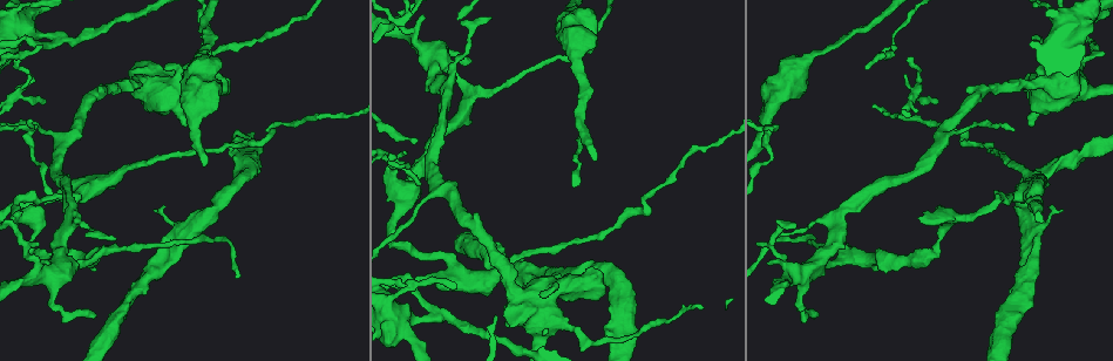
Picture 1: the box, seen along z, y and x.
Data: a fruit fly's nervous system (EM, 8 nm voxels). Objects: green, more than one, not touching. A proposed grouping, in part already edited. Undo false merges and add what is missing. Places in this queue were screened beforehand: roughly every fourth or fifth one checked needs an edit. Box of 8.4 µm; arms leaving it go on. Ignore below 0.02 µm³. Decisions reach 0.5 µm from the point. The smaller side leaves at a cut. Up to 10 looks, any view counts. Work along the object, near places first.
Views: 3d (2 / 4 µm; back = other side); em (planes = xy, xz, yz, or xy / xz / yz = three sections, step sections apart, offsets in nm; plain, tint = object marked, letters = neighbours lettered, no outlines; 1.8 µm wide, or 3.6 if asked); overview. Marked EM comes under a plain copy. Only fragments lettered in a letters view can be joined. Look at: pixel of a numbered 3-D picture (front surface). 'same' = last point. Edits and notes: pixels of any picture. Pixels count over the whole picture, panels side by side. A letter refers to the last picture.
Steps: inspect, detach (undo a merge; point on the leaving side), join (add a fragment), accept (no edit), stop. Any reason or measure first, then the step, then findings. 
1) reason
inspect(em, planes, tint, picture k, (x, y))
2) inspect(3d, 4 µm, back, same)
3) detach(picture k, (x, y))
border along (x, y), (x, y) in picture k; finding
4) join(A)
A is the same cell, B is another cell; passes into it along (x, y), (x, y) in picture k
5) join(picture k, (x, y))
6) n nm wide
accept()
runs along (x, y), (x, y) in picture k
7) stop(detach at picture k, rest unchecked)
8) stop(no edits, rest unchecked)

calibre changes
inspect(em, xy, step 16, letters, picture 1, (932, 253))

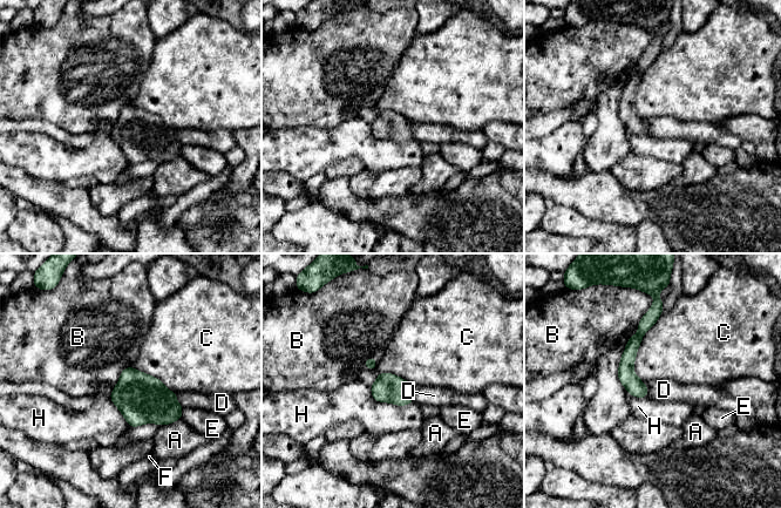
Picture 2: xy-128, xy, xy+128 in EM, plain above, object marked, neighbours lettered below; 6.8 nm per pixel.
accept()
A, B, C, D, E, F and H are other cells; runs along (654, 317), (627, 358), (638, 394) in picture 2; continuous, no second neuron

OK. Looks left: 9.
branch point
inspect(em, xy, step 8, tint, picture 1, (1021, 197))

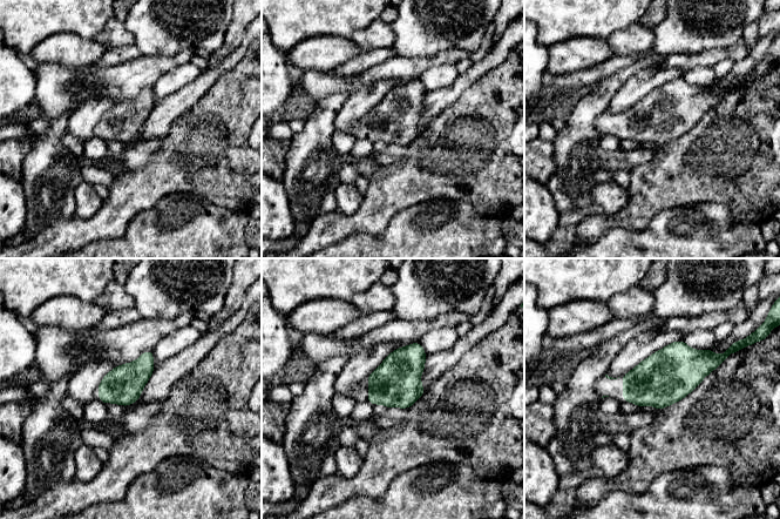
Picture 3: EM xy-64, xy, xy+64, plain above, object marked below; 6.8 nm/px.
inspect(em, planes, letters, same)

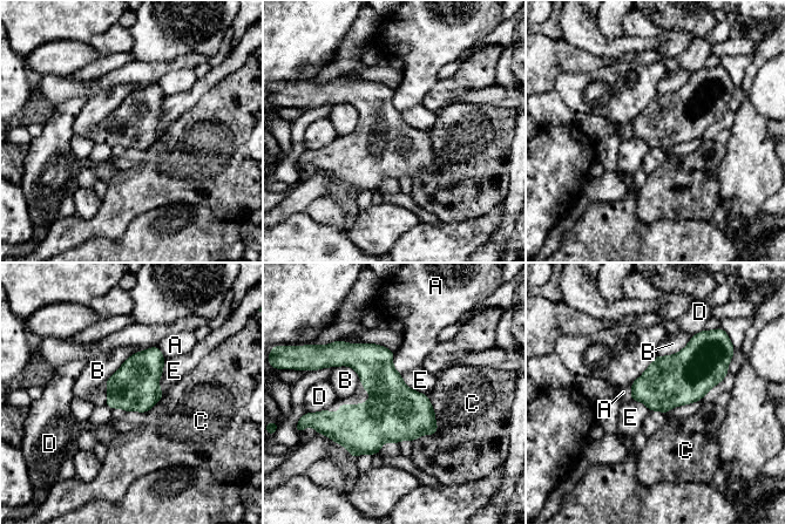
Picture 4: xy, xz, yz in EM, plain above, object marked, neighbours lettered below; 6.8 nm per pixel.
340 nm wide; C touches over 340 nm
accept()
A, B, C, D and E are other cells; all the same neuron

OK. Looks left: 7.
thick turns thin
inspect(em, yz, step 16, tint, picture 1, (430, 319))

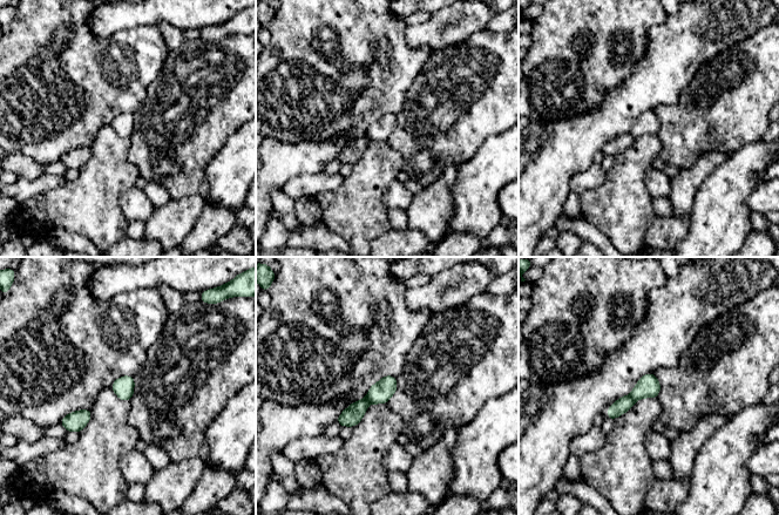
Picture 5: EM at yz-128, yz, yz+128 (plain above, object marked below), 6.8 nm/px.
another direction
inspect(em, xy, step 16, letters, same)

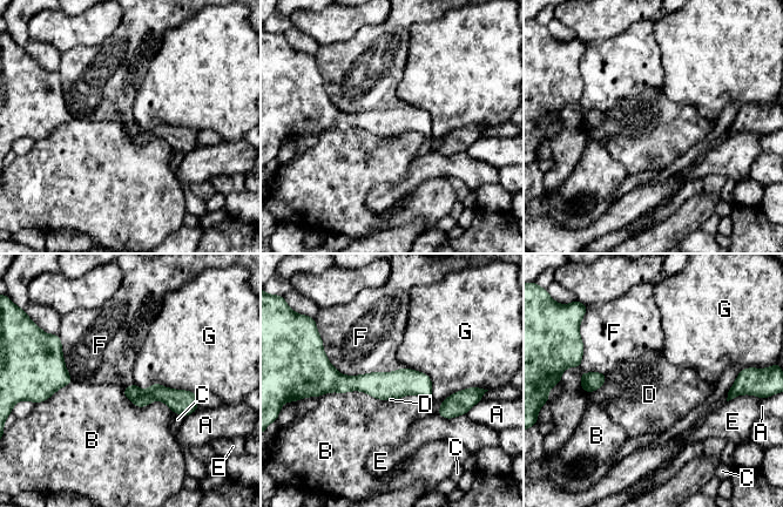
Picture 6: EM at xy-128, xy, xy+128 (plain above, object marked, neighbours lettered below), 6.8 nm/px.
110 nm wide
detach(picture 6, (182, 401))
A, B, C, D, E, F and G are other cells; border along (162, 386), (132, 400) in picture 6; a second neuron is stuck on

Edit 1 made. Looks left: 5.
branch stops here
inspect(3d, 4 µm, picture 1, (815, 312))

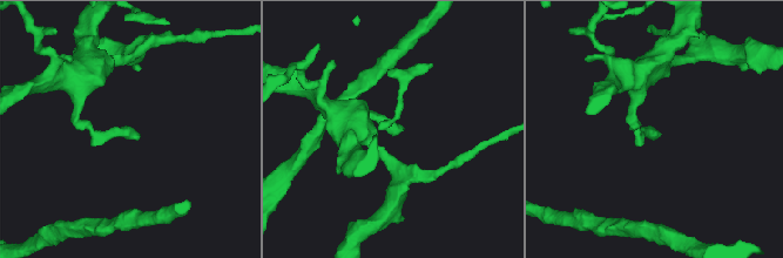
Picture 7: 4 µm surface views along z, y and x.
inspect(em, xz, step 8, letters, picture 7, (139, 135))

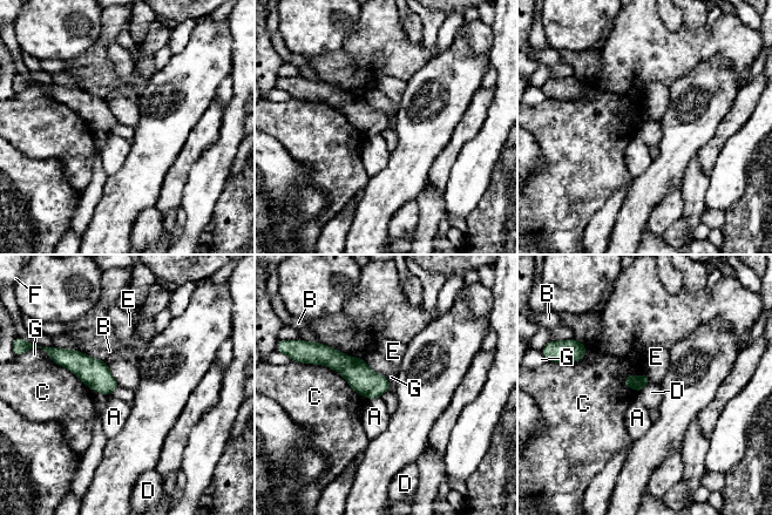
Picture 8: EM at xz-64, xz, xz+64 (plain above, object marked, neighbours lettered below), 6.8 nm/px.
inspect(em, yz, step 4, letters, same)

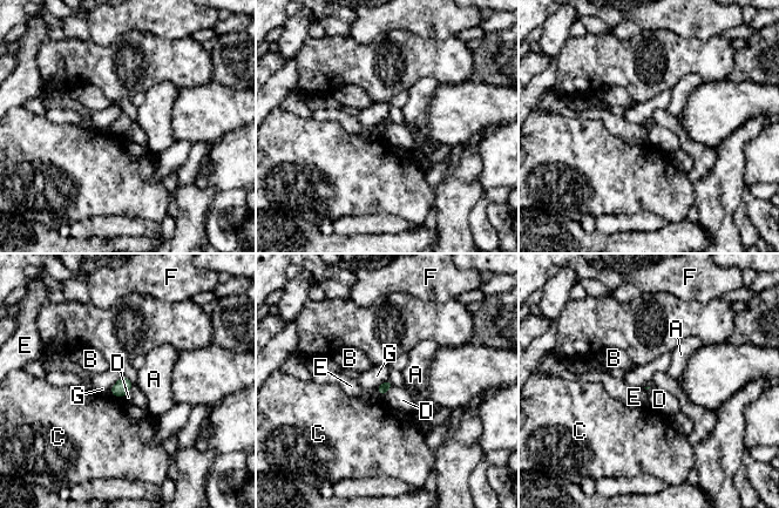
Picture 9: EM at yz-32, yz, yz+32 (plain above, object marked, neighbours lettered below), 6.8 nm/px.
accept()
A, B, C, D, E, F and G are other cells; border along (392, 385), (383, 395) in picture 9; none of them fits

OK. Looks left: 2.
stop(detach at picture 6, rest unchecked)

